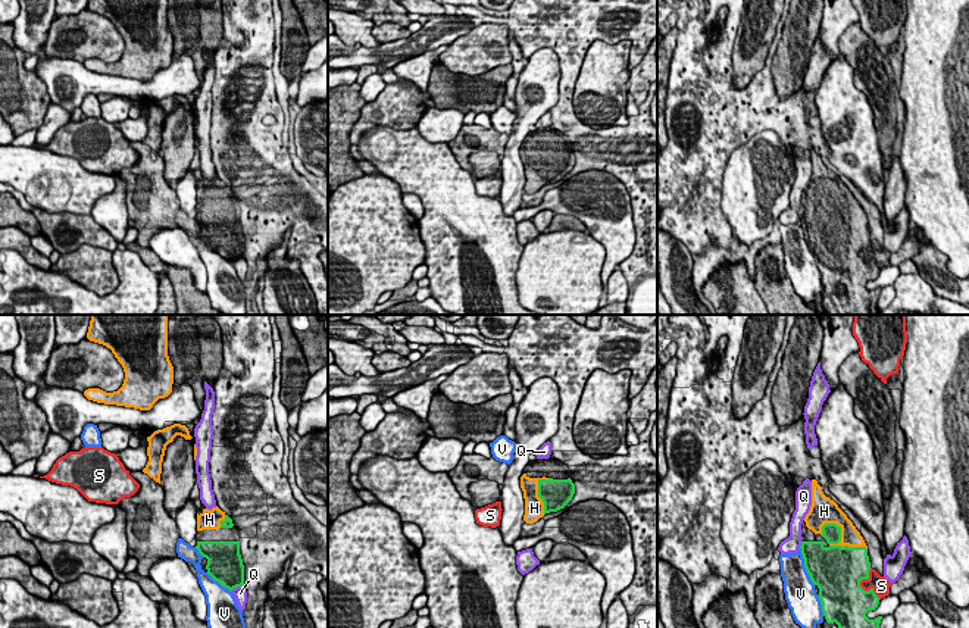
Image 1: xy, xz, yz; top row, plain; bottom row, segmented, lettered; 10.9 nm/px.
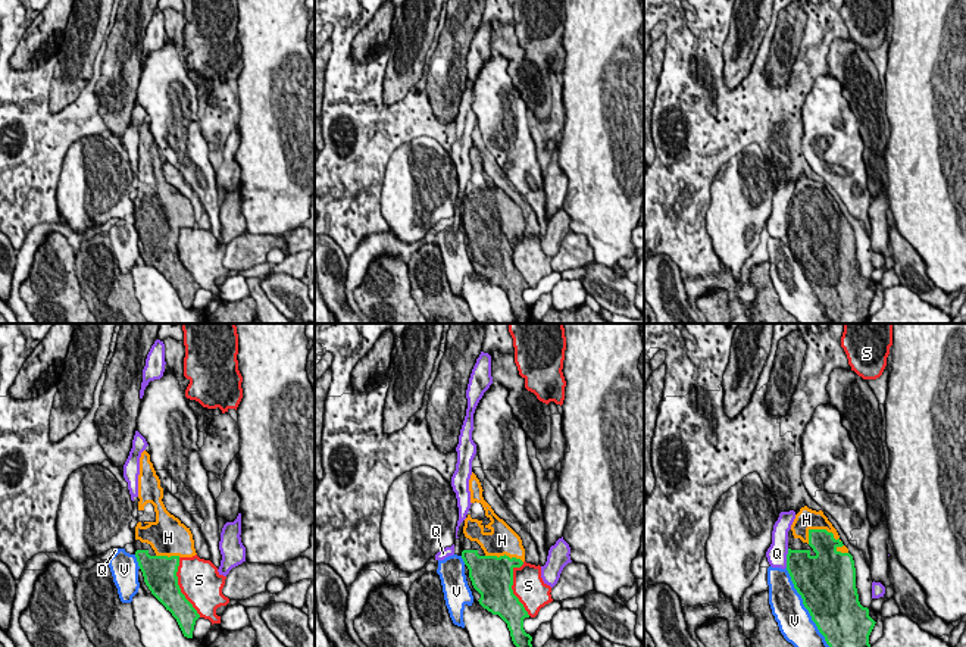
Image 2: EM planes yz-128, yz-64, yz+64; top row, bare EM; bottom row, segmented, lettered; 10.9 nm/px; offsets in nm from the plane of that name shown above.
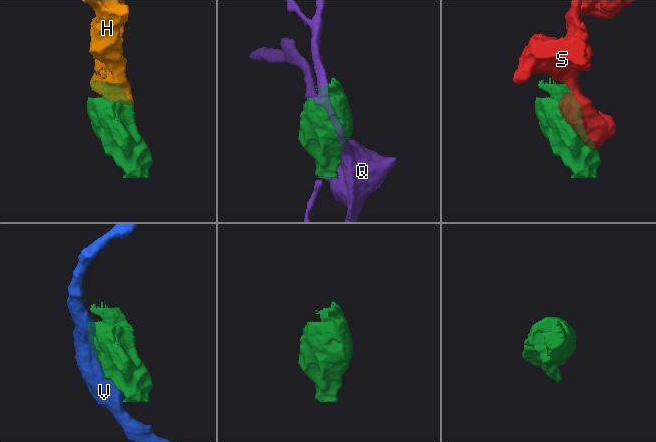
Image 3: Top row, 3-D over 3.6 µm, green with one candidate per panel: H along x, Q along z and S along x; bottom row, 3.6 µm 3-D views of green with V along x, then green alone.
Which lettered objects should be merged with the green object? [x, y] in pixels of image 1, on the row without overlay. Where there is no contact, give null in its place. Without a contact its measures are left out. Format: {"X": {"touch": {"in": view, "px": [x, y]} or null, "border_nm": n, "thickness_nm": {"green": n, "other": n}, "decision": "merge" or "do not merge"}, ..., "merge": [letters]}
{"H": {"touch": {"in": "yz", "px": [840, 211]}, "border_nm": 550, "thickness_nm": {"green": 200, "other": 200}, "decision": "merge"}, "Q": {"touch": {"in": "xy", "px": [237, 256]}, "border_nm": 160, "thickness_nm": {"green": 380, "other": 140}, "decision": "do not merge"}, "S": {"touch": {"in": "yz", "px": [859, 256]}, "border_nm": 380, "thickness_nm": {"green": 500, "other": 190}, "decision": "do not merge"}, "V": {"touch": {"in": "yz", "px": [805, 237]}, "border_nm": 440, "thickness_nm": {"green": 440, "other": 320}, "decision": "do not merge"}, "merge": ["H"]}

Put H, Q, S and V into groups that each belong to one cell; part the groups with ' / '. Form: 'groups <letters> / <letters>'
groups H / Q / S / V

